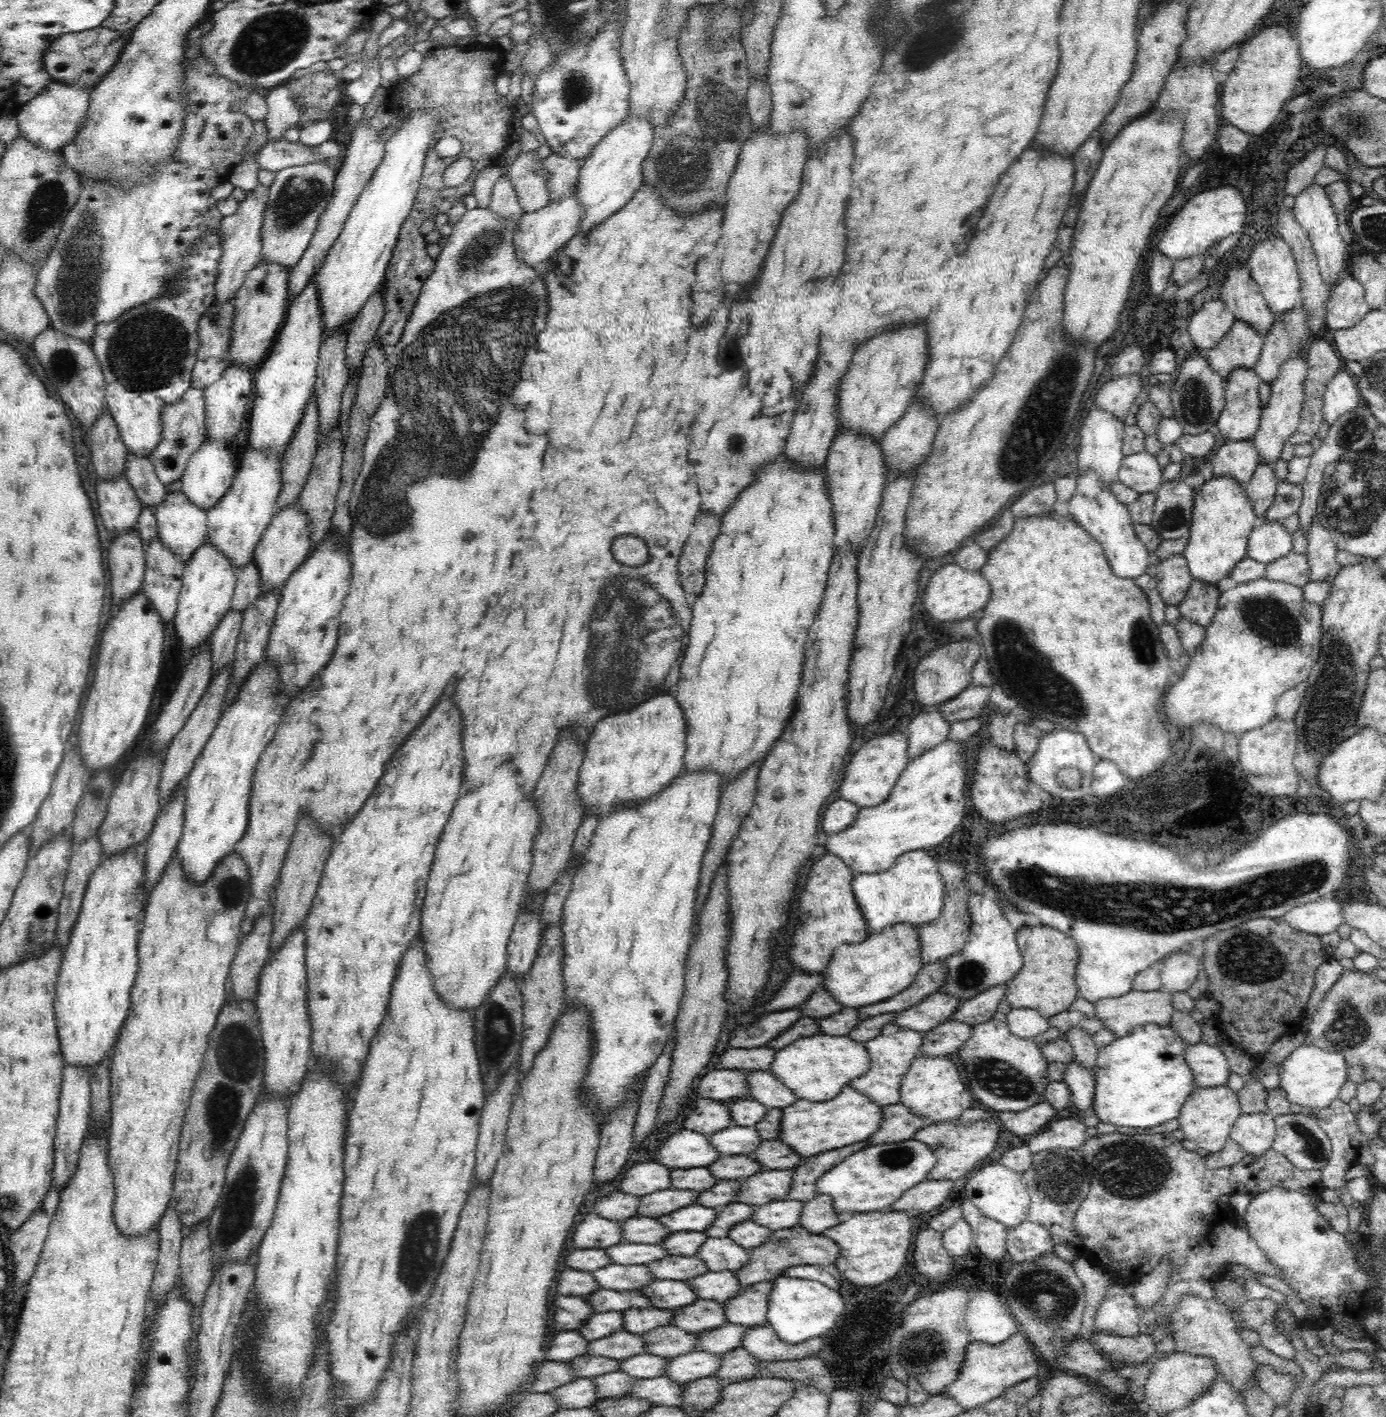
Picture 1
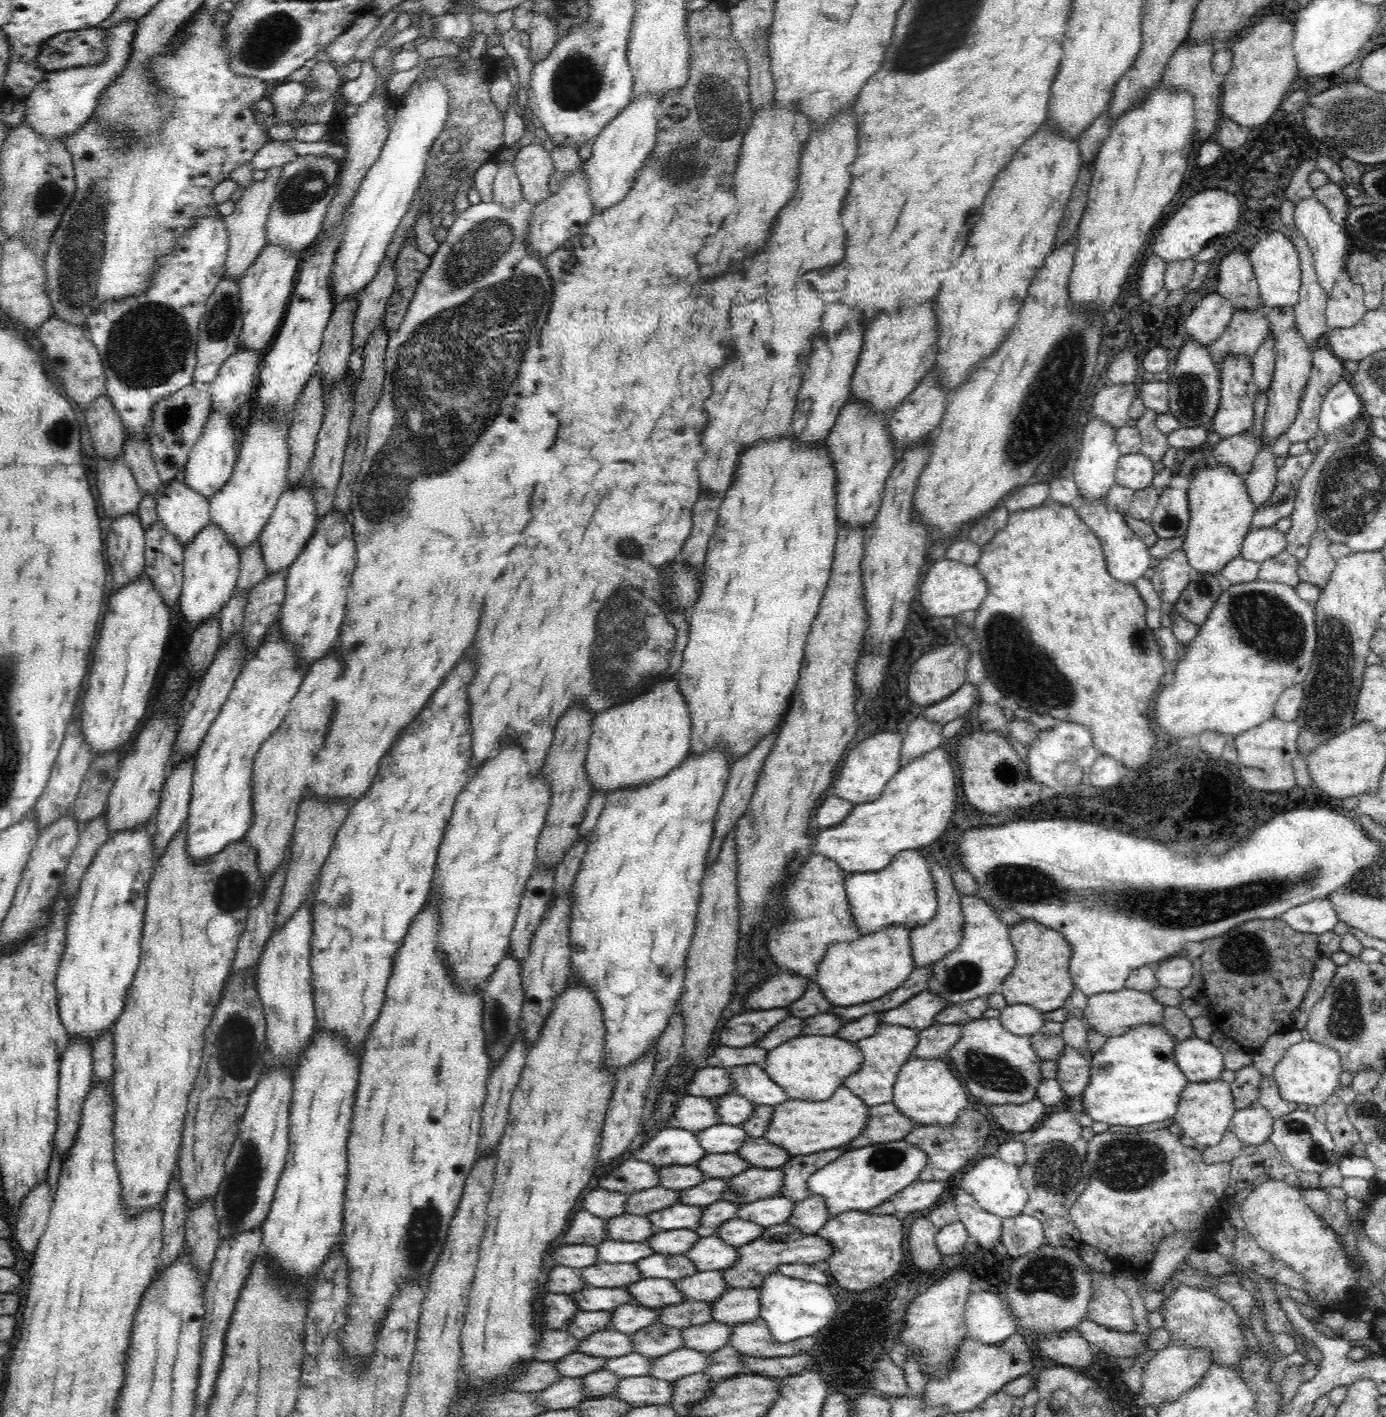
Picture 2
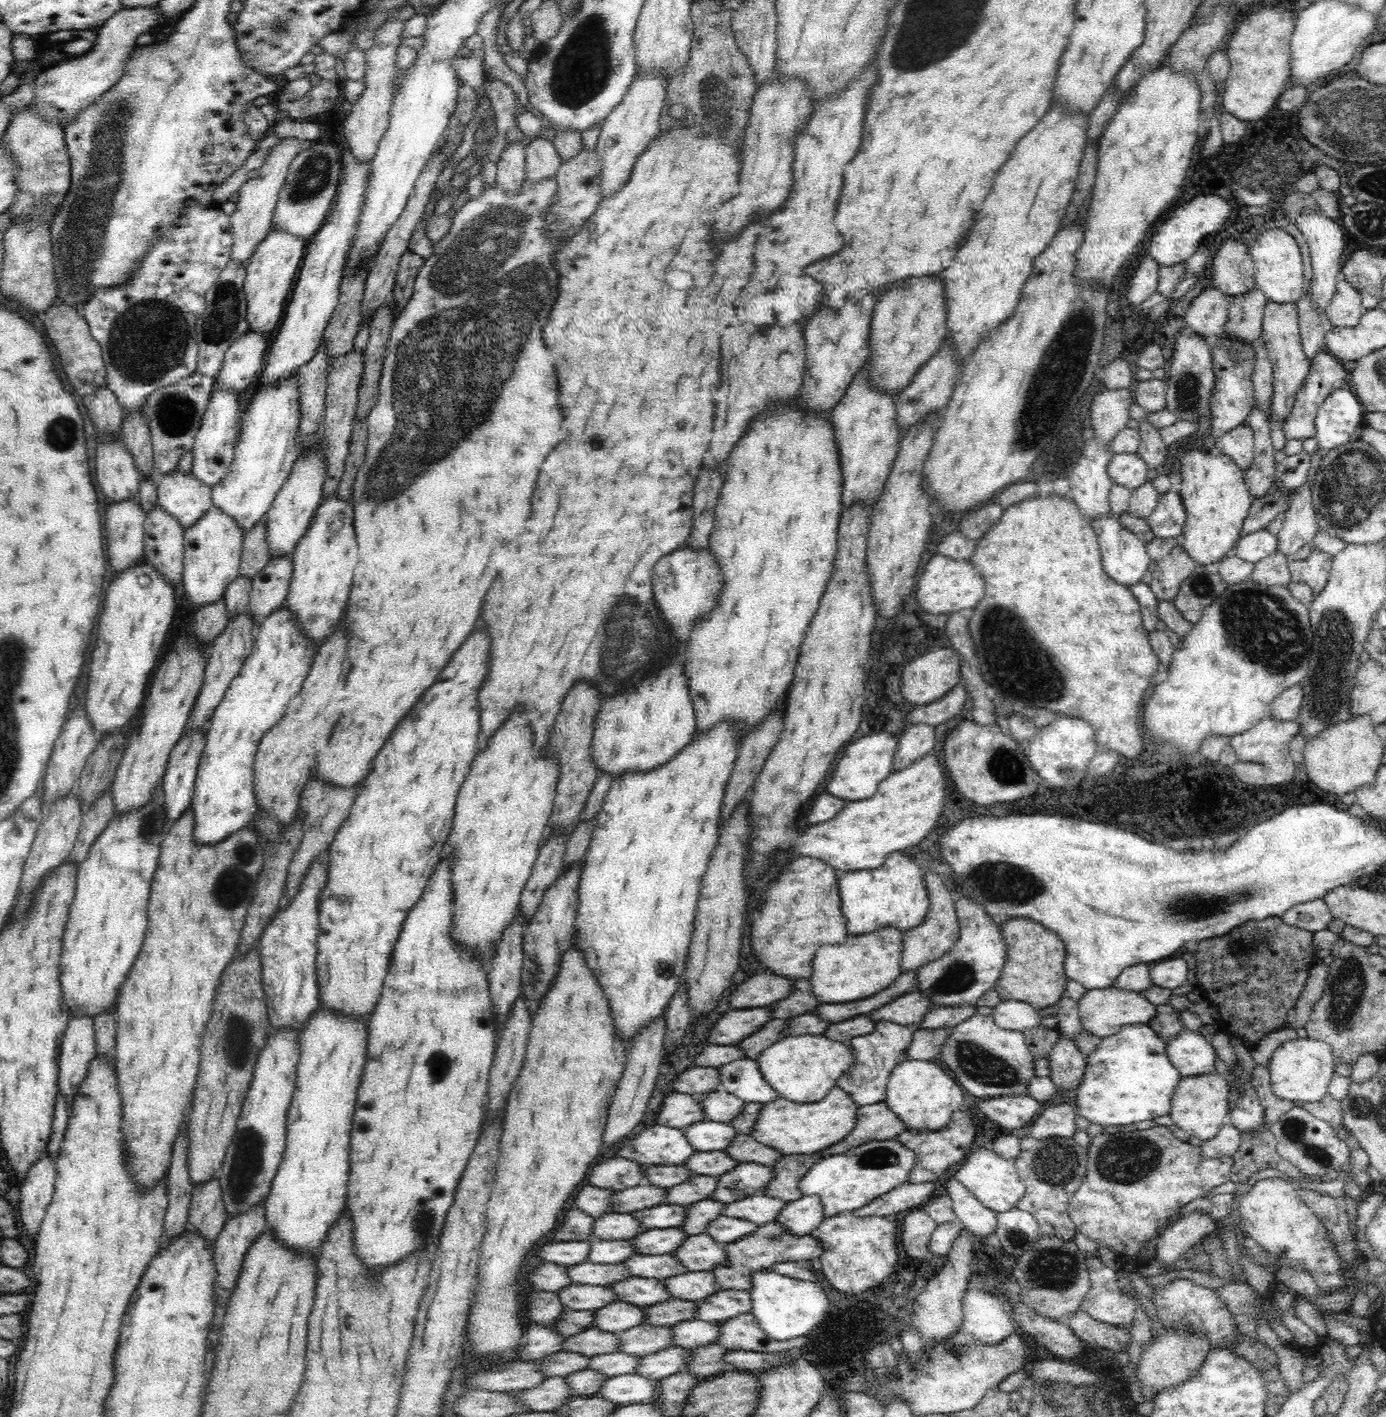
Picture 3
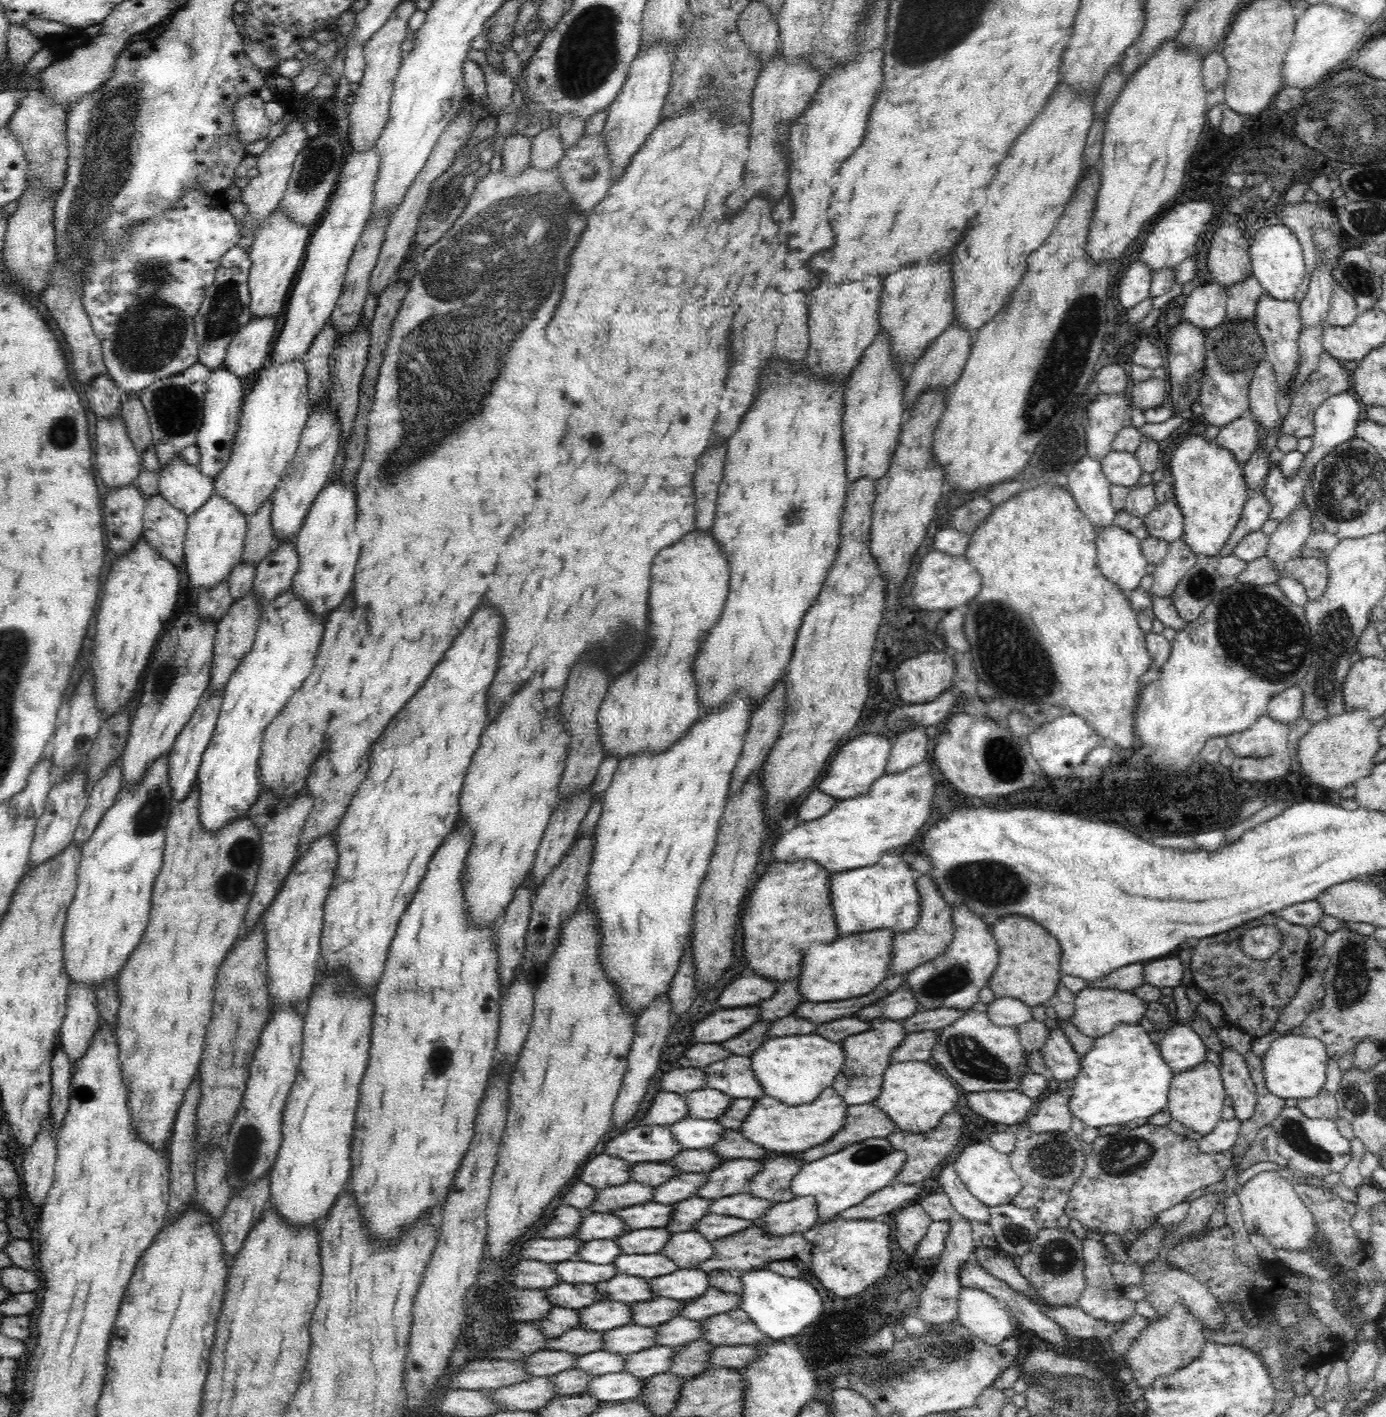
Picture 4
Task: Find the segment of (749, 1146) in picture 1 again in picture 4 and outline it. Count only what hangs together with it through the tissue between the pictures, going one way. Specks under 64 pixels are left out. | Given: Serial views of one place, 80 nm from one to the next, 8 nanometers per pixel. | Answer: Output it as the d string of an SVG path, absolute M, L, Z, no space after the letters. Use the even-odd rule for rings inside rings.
M684 1117L669 1126L673 1139L684 1149L710 1149L720 1139L726 1128L717 1120Z

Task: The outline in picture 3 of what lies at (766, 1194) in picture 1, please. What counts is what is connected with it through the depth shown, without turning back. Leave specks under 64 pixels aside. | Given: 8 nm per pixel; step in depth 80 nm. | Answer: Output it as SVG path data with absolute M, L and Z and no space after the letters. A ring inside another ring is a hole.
M756 1162L738 1163L732 1170L715 1177L716 1188L711 1198L726 1203L760 1195L773 1177L773 1170Z

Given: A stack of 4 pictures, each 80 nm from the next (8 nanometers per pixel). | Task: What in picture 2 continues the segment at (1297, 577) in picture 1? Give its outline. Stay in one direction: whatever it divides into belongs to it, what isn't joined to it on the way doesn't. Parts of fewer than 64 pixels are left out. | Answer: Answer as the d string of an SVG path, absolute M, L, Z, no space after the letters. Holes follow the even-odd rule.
M1284 550L1279 555L1259 563L1257 580L1295 587L1301 581L1297 573L1299 564L1294 551Z

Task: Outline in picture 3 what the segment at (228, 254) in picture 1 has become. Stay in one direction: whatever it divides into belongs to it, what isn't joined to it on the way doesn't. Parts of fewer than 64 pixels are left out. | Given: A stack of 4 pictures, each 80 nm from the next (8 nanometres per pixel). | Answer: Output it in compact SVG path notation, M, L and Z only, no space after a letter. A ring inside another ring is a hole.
M298 138L280 139L280 142L270 149L266 162L259 168L260 176L252 180L246 180L239 188L239 199L236 202L238 208L236 208L236 212L229 215L233 240L230 257L234 261L244 265L248 264L249 258L255 251L255 246L270 232L272 216L276 208L276 202L278 202L278 192L286 182L290 162L301 150L302 141Z

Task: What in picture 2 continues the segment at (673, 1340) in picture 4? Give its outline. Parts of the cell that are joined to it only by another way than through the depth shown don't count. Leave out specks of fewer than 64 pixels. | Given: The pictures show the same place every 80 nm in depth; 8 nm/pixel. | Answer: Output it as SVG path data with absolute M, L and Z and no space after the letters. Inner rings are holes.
M708 1322L700 1326L682 1328L683 1343L686 1348L712 1354L715 1350L729 1344L732 1326L722 1322Z

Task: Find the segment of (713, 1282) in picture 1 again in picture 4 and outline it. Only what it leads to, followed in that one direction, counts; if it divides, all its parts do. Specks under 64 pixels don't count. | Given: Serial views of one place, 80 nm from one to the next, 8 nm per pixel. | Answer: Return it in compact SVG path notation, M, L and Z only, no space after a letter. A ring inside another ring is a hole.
M697 1268L676 1269L662 1276L649 1278L647 1283L656 1297L680 1302L696 1300L711 1287L708 1274Z

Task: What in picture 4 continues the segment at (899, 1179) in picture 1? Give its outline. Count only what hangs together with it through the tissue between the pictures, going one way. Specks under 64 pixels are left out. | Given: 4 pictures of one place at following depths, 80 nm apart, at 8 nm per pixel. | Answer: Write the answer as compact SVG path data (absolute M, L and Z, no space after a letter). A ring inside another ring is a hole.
M867 1138L834 1154L807 1162L790 1181L793 1196L814 1197L820 1218L833 1217L851 1206L859 1205L869 1194L894 1184L895 1176L906 1160L903 1150L896 1150L886 1138Z

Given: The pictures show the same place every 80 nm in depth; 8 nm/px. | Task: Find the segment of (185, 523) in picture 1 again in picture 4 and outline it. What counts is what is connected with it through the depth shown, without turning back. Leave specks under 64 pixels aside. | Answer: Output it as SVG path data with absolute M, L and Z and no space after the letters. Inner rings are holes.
M180 454L161 468L158 490L188 518L214 494L214 480L203 476L197 465L184 462Z

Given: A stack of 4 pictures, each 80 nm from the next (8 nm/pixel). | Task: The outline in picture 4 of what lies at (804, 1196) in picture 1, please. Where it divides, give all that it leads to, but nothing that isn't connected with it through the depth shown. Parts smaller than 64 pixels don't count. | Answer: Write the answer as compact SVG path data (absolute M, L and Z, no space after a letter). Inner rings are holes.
M778 1156L762 1163L762 1168L746 1182L745 1187L750 1196L756 1196L768 1202L788 1202L794 1197L790 1188L792 1177L806 1162L791 1156Z

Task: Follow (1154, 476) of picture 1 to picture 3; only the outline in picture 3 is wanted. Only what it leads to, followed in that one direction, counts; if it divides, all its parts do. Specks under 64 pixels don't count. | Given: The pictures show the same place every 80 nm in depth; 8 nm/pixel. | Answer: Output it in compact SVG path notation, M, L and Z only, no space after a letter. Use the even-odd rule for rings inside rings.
M1114 453L1107 466L1108 477L1113 484L1125 486L1130 490L1142 486L1147 480L1148 466L1137 453Z

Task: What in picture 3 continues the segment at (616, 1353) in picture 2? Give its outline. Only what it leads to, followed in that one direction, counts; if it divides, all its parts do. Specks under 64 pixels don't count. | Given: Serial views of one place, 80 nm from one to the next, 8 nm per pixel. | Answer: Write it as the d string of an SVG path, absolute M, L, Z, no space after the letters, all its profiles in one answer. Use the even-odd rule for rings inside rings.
M597 1327L580 1334L567 1336L562 1343L562 1351L575 1352L584 1357L602 1356L618 1352L620 1341L615 1333L602 1332Z

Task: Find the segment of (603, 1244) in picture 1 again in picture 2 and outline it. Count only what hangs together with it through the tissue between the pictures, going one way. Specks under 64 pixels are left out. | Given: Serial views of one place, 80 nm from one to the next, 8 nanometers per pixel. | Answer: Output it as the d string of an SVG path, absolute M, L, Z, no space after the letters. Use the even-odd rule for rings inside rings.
M586 1209L578 1210L569 1220L567 1229L560 1236L565 1244L586 1244L597 1247L607 1238L605 1219L590 1214Z

